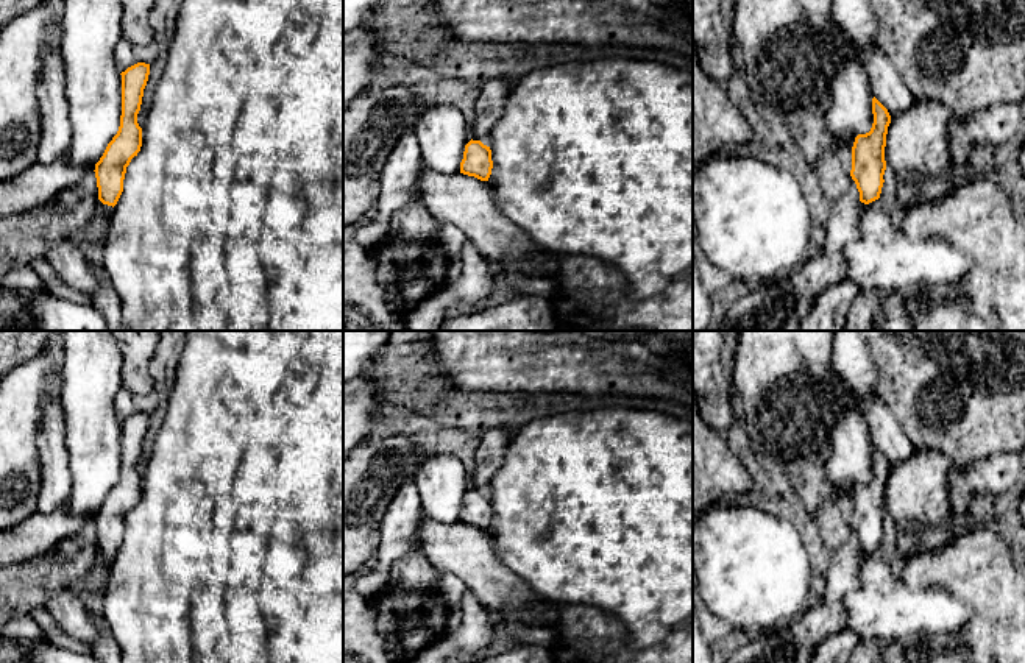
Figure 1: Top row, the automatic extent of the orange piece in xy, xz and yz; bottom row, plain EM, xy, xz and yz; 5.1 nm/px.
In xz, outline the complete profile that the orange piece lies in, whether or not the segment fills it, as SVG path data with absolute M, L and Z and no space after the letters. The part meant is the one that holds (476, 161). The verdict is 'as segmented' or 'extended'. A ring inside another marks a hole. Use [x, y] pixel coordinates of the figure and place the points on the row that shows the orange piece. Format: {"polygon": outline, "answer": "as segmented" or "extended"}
{"polygon": "M470 140L465 145L460 173L488 181L493 168L491 150L481 140Z", "answer": "as segmented"}

